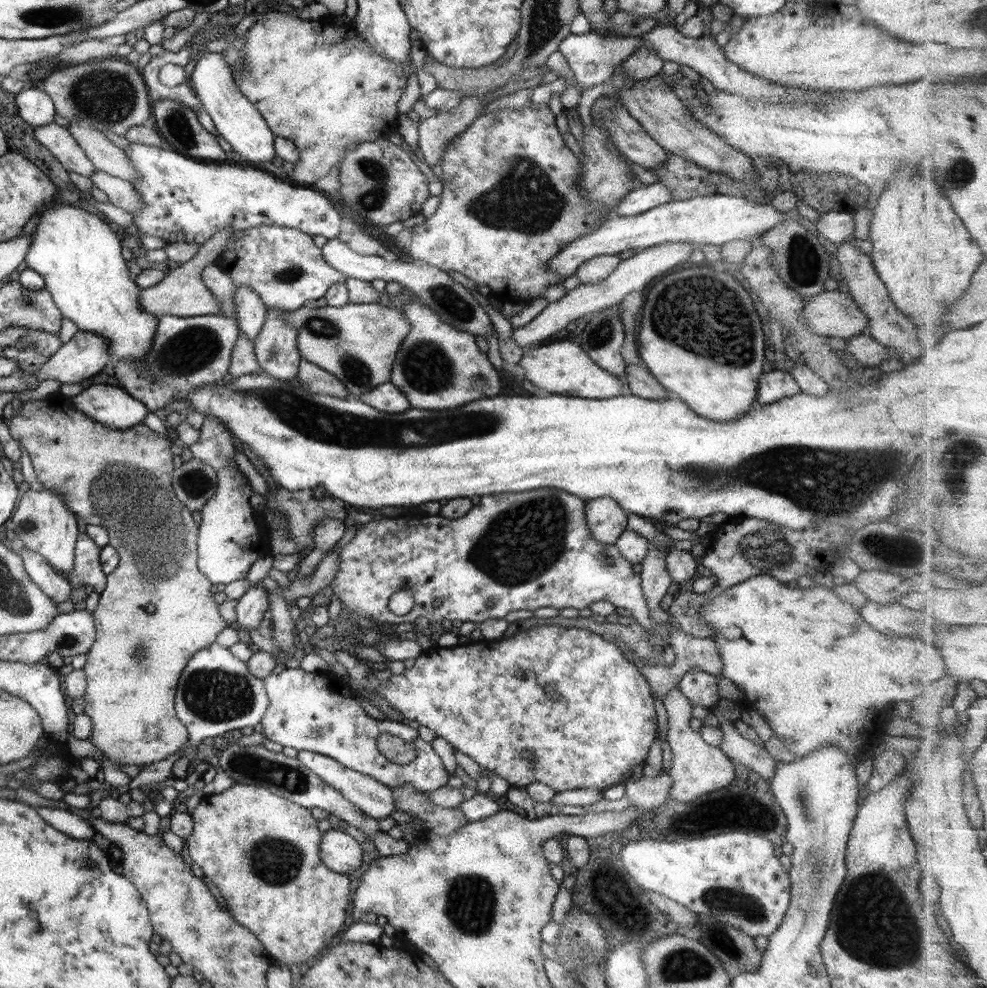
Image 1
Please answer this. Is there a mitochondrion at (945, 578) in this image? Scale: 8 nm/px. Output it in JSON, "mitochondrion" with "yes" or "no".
{"mitochondrion":"no"}

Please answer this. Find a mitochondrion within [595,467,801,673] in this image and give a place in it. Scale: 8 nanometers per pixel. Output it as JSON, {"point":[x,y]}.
{"point":[764,547]}

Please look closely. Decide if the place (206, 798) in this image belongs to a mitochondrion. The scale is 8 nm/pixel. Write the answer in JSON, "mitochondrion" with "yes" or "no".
{"mitochondrion":"no"}

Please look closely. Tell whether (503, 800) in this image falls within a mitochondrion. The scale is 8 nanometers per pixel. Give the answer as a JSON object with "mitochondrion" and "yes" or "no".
{"mitochondrion":"no"}

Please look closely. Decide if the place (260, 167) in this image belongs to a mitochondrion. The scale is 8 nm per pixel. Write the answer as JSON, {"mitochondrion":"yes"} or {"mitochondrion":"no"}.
{"mitochondrion":"no"}

